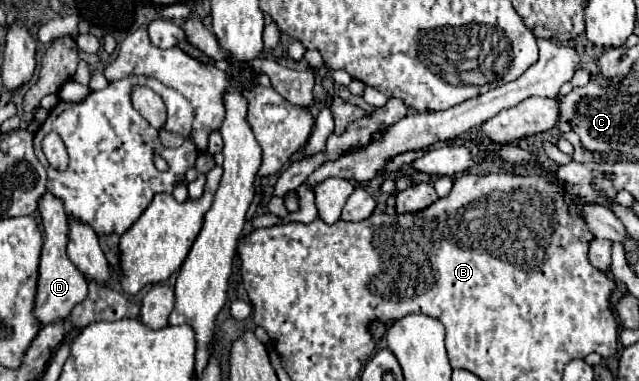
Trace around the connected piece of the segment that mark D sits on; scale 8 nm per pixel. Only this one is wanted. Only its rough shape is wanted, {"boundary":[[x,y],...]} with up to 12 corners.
{"boundary":[[45,191],[35,317],[67,319],[87,281],[67,257],[63,201]]}

